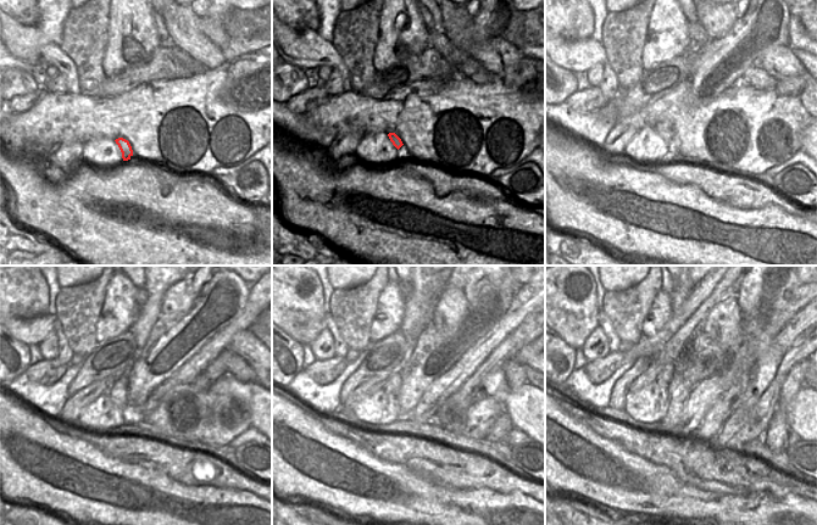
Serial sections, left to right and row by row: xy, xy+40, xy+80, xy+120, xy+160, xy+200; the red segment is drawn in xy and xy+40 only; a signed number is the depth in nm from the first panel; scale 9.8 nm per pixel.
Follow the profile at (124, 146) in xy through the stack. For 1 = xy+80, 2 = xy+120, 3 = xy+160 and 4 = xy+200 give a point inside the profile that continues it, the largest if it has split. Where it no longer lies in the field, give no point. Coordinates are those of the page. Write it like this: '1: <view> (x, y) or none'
1: xy+80 (665, 128)
2: xy+120 (118, 386)
3: xy+160 (390, 381)
4: xy+200 (662, 374)

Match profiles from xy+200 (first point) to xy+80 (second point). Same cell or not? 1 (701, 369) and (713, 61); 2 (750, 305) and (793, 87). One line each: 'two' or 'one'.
1: one
2: two

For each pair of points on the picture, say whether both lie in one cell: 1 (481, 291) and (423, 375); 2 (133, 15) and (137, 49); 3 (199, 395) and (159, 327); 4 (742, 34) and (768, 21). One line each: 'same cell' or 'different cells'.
1: same cell
2: same cell
3: different cells
4: same cell

